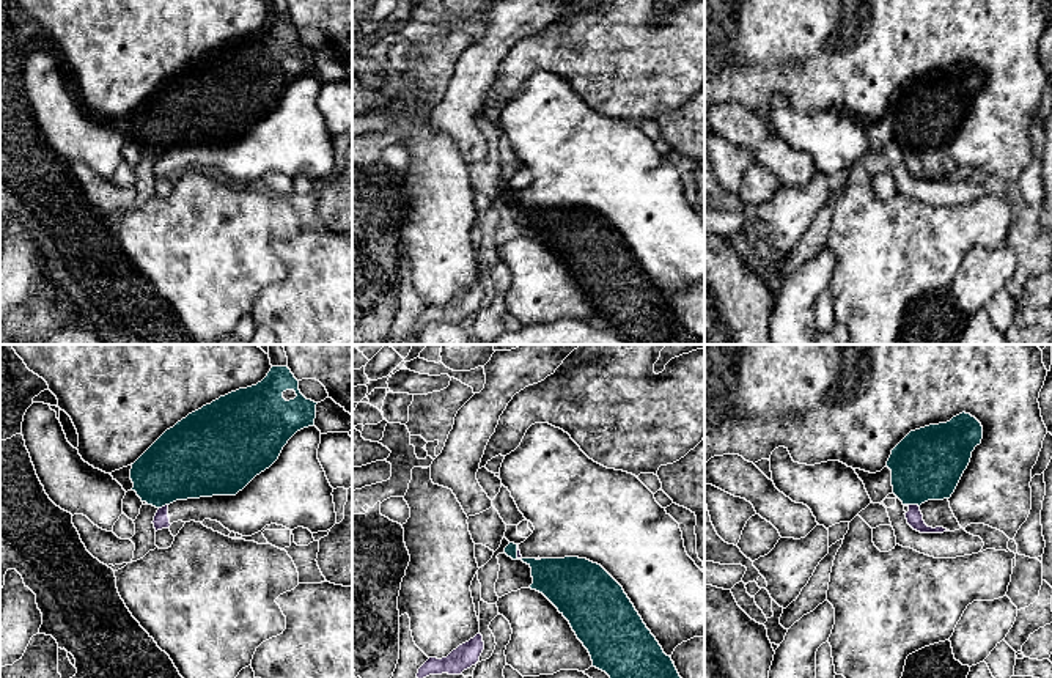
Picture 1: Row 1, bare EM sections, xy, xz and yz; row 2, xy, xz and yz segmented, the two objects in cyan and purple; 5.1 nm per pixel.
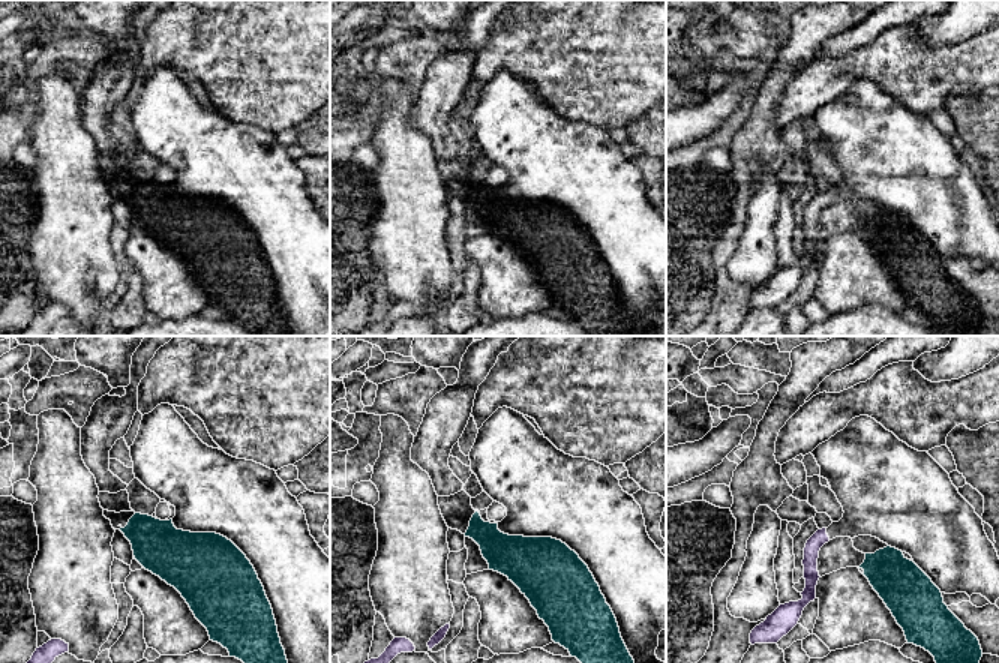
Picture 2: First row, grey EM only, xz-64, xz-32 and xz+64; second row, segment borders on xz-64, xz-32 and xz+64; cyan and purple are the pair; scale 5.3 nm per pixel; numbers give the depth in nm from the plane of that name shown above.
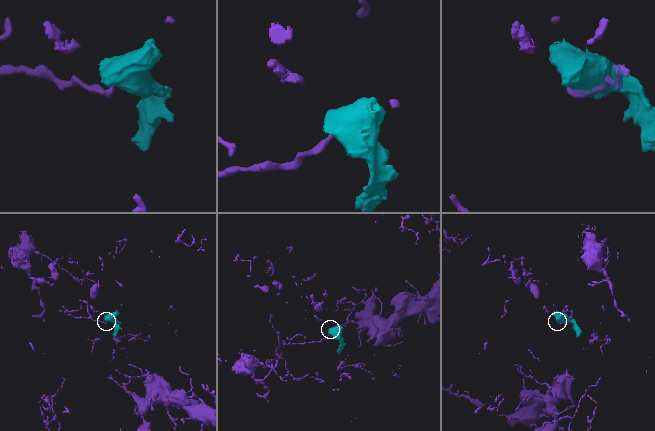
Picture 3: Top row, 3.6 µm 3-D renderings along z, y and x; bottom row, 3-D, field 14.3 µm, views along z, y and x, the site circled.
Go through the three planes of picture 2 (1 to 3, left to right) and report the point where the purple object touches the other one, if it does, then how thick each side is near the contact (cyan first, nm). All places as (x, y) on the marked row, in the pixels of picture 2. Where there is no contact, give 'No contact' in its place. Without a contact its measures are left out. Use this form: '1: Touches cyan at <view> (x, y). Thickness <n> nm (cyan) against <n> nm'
1: No contact
2: No contact
3: No contact

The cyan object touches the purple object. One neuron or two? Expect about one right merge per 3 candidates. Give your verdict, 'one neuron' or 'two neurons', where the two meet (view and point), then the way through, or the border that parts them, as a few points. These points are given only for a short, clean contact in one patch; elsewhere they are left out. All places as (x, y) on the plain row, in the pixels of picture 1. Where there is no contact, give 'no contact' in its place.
two neurons; meets cyan in yz at (912, 151); border along yz (906, 151), (919, 154)

